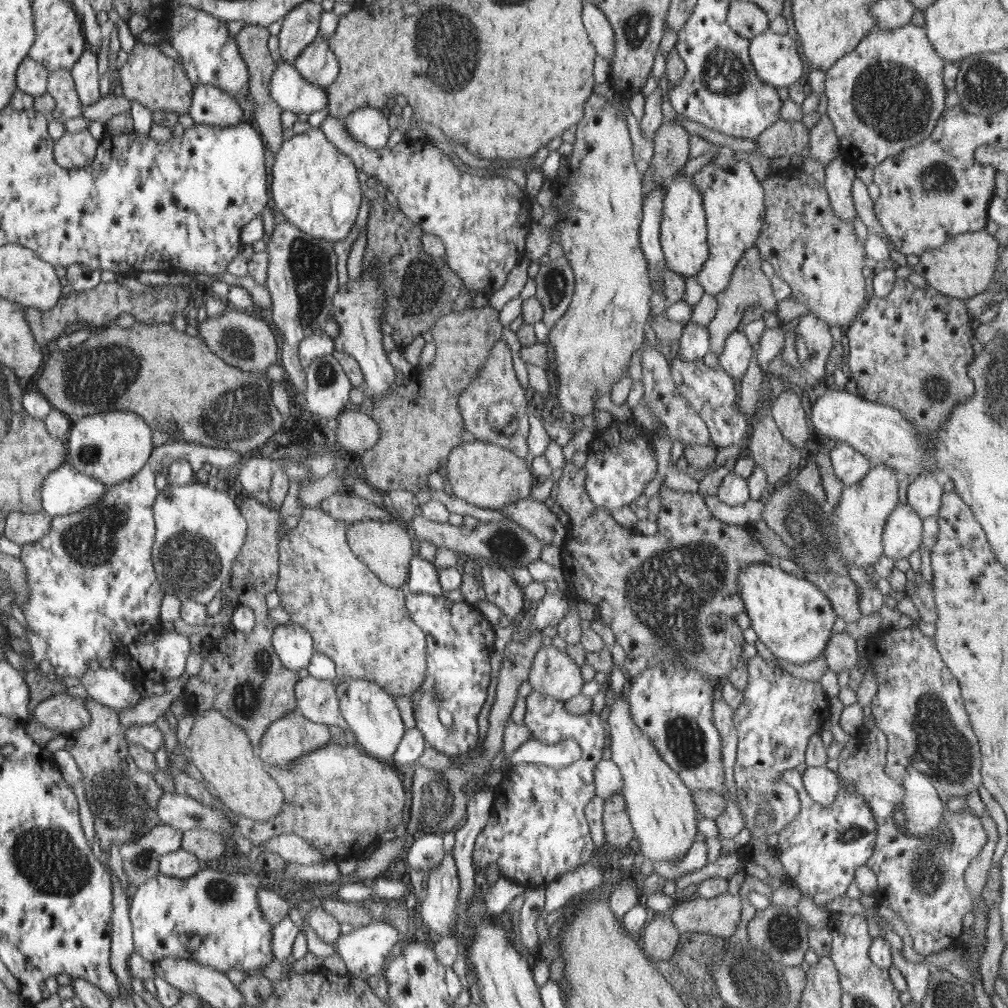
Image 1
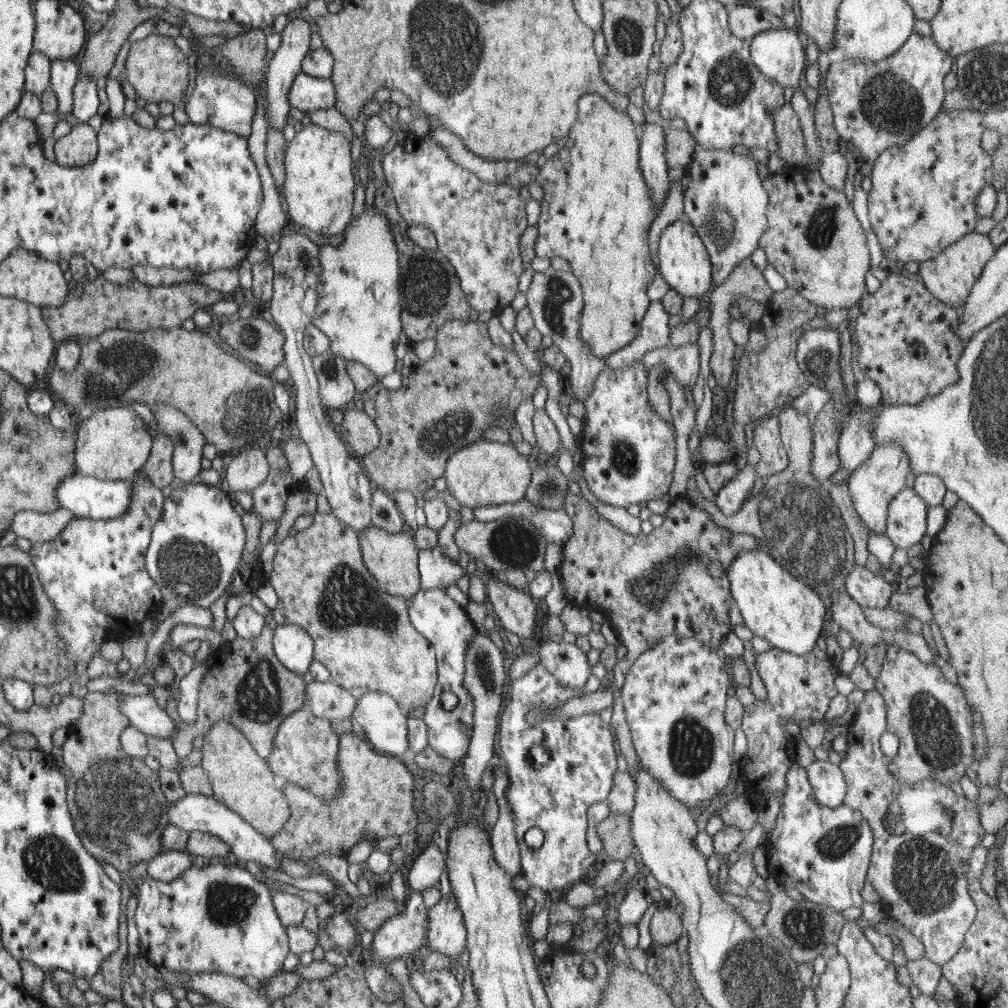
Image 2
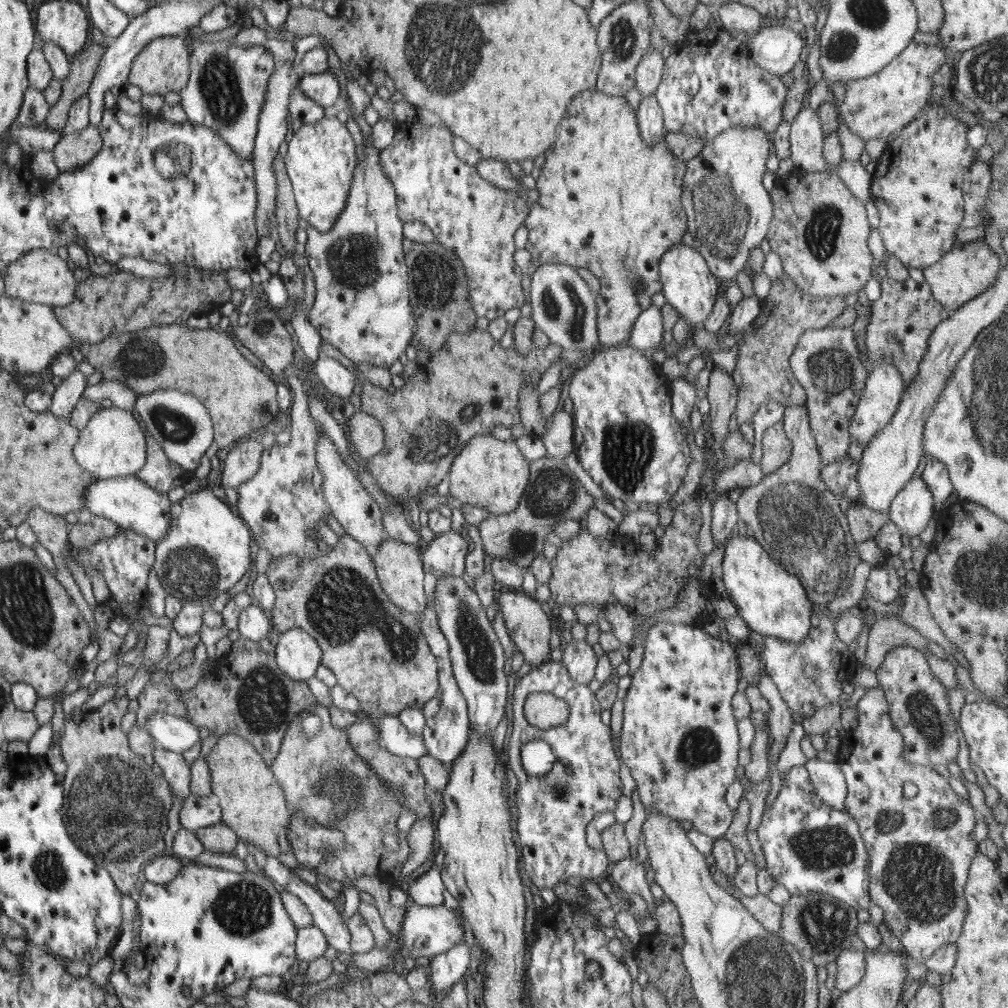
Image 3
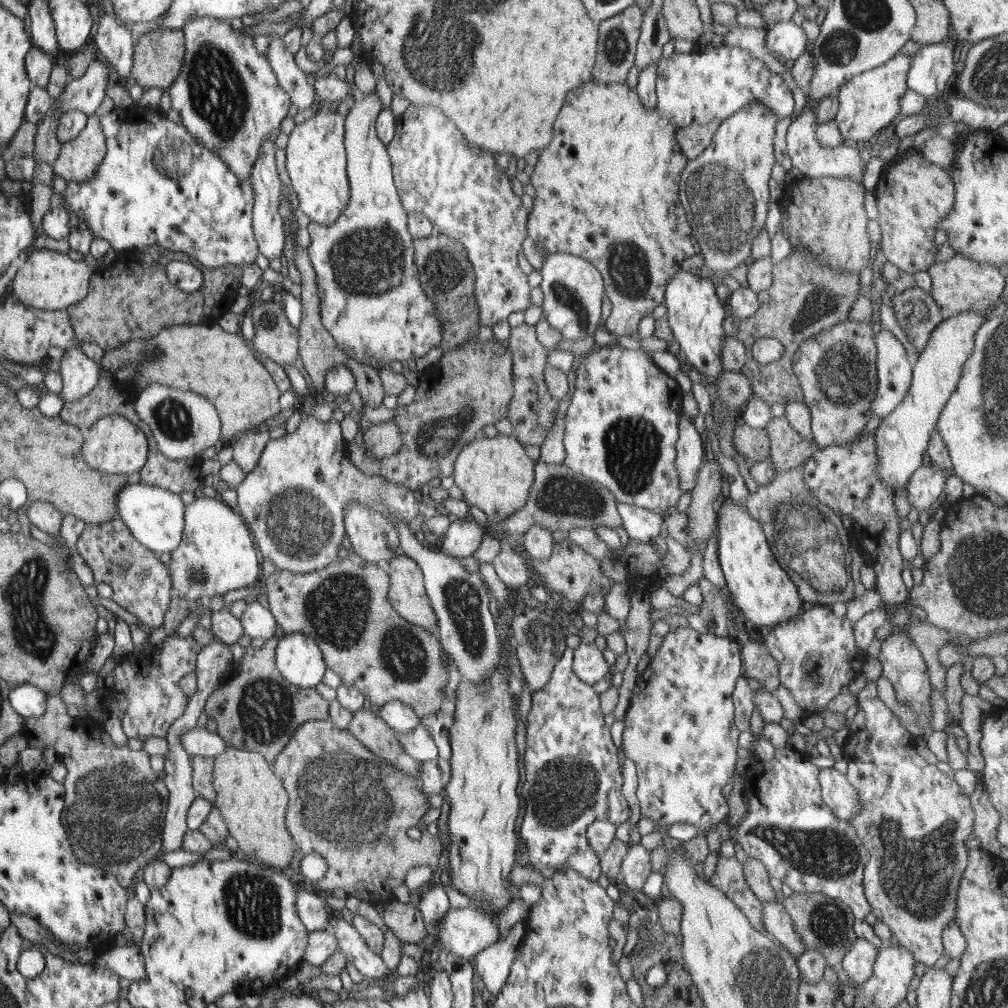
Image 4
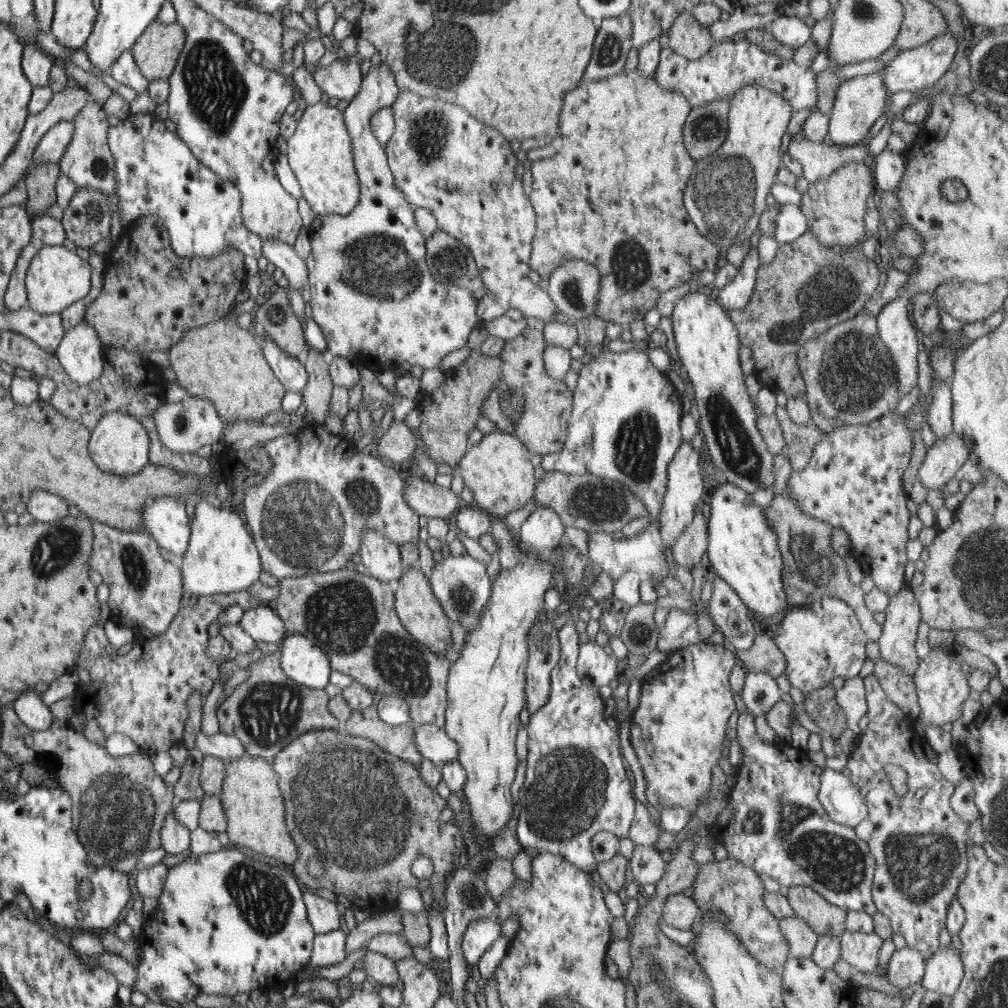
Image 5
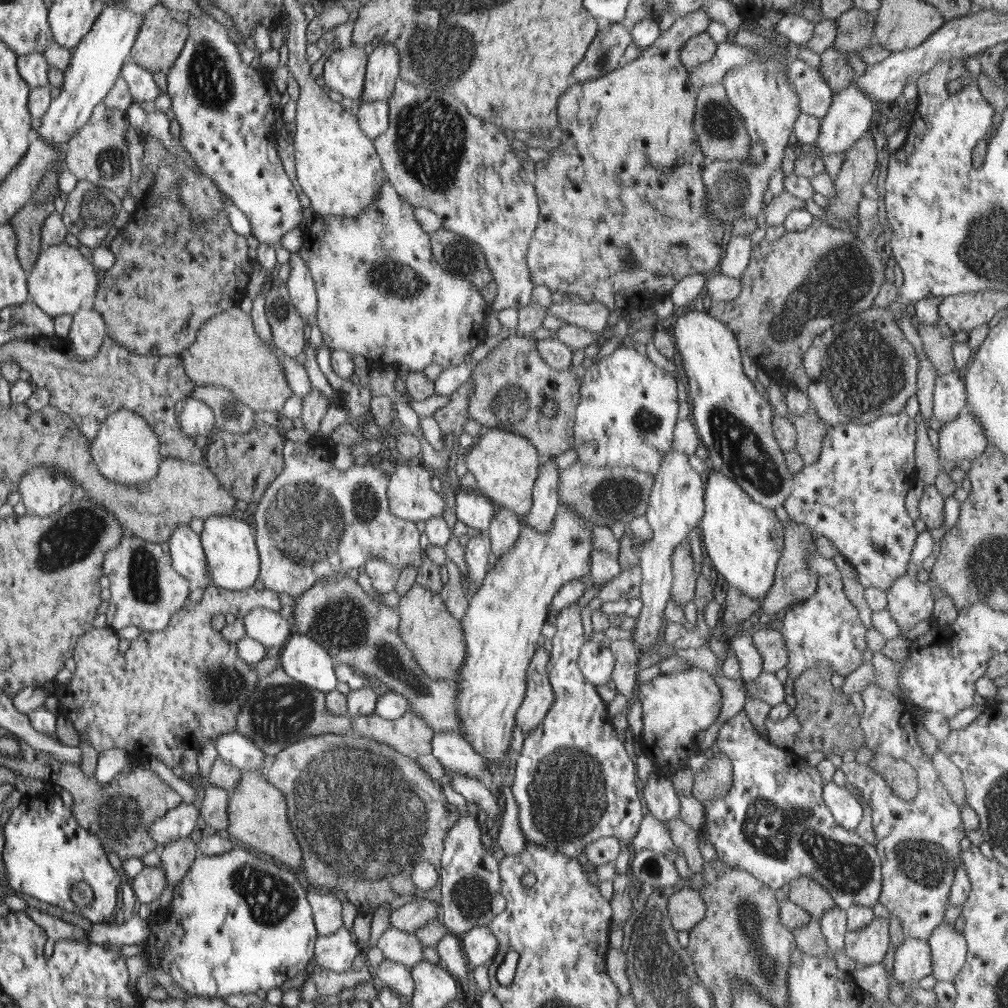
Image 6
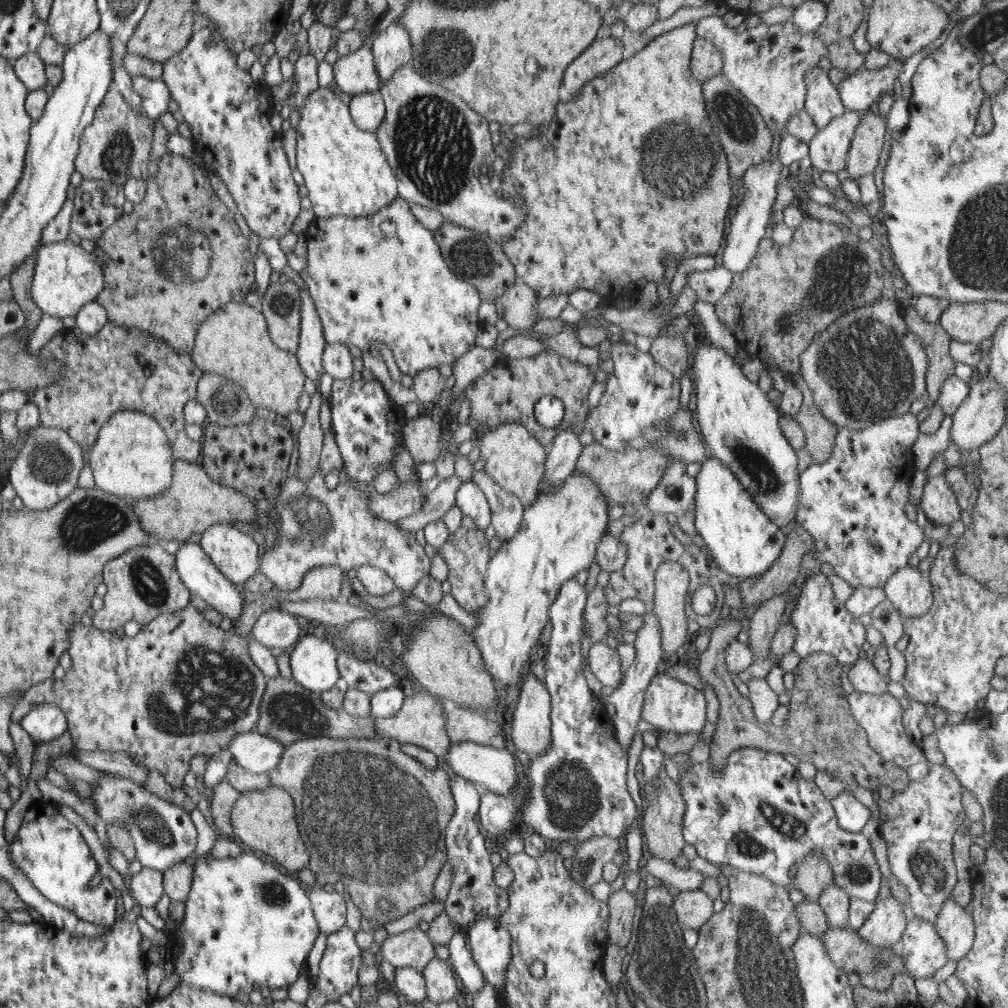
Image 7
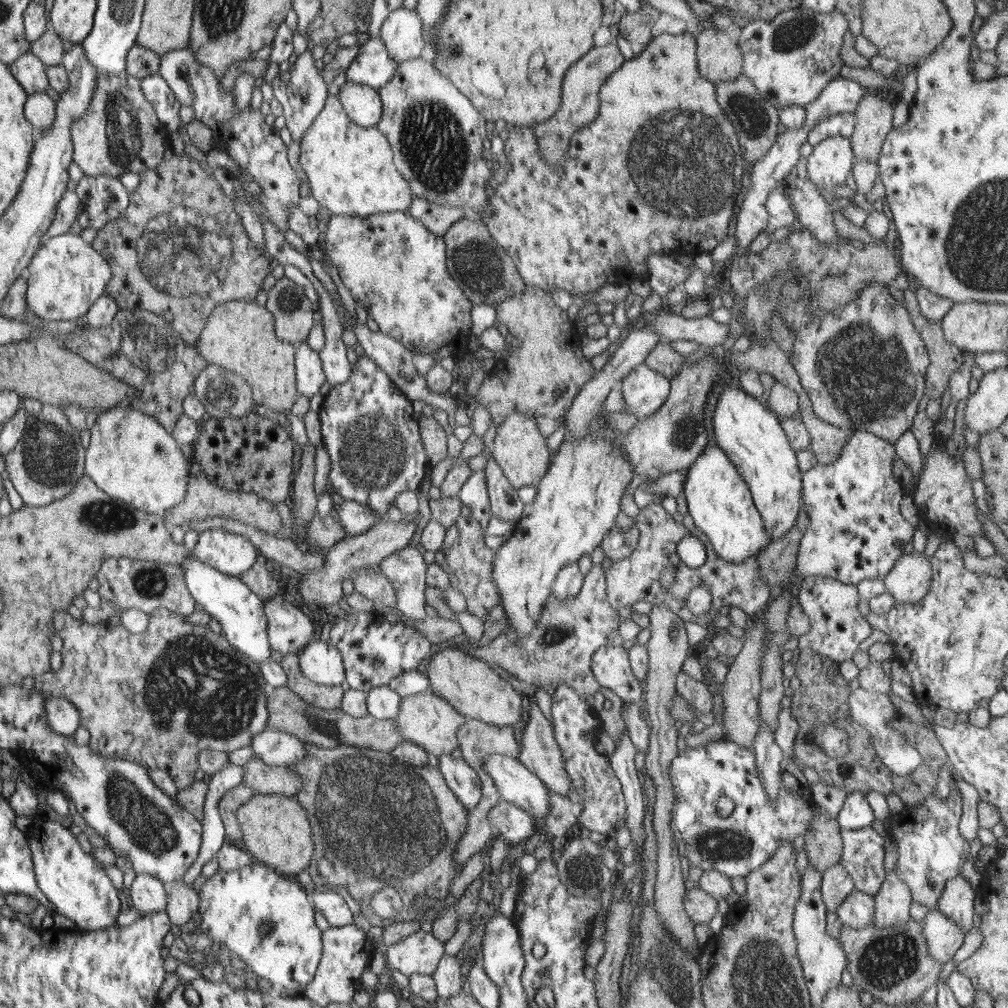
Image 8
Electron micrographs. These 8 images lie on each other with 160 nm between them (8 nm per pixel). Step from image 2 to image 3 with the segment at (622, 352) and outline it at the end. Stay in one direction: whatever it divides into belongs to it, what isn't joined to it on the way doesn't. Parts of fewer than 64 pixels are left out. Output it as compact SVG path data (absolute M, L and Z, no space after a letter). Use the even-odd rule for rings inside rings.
M651 305L638 316L625 346L649 354L663 347L664 331L661 310Z

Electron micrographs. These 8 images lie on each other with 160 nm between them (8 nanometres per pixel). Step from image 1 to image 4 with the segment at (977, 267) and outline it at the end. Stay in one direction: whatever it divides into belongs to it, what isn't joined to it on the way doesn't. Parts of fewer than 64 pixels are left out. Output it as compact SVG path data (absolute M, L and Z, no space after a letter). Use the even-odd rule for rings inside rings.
M956 254L946 262L933 264L927 272L932 277L932 296L945 316L958 315L962 312L985 312L1000 305L999 299L1006 283L997 267L992 264L976 266L970 259Z

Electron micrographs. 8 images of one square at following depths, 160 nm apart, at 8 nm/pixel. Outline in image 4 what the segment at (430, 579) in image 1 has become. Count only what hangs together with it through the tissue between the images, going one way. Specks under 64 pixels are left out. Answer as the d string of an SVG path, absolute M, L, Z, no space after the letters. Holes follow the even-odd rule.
M472 516L460 520L453 518L448 530L439 540L439 551L462 560L472 555L482 543L487 527L476 522Z

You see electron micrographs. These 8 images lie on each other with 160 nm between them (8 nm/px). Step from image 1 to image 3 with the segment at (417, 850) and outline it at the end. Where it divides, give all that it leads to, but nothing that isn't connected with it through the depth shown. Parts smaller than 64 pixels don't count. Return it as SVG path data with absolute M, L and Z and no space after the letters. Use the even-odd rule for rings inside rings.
M434 863L428 865L426 872L418 880L408 885L406 894L409 896L410 902L419 905L442 905L446 890L441 880L441 874Z

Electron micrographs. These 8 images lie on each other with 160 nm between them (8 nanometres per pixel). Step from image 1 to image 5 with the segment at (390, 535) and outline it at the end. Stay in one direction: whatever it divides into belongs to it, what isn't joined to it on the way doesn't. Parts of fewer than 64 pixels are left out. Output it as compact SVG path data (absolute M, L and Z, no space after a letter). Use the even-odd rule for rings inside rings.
M417 565L410 569L405 569L394 586L396 591L394 606L396 607L397 615L409 633L437 655L446 656L446 650L452 643L450 635L452 622L445 613L444 607L433 593L433 589L428 584L428 580L426 580L422 570Z

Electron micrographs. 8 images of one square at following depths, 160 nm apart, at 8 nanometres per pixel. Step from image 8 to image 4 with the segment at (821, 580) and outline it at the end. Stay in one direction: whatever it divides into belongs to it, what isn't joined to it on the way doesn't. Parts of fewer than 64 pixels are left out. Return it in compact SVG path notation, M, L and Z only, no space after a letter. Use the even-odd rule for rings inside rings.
M810 605L793 620L773 627L768 636L762 640L771 656L778 661L779 681L793 694L794 700L804 712L819 712L824 709L828 702L840 693L841 686L848 685L862 673L862 667L869 654L856 645L853 625L854 622L850 622L846 615L840 618L835 616L831 606Z

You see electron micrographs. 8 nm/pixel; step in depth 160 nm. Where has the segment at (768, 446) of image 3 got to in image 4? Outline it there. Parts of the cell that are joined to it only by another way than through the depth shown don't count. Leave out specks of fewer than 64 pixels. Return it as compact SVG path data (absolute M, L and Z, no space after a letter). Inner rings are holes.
M786 417L770 419L765 429L770 438L768 458L773 462L773 468L778 473L804 466L818 448L812 438L806 440L796 432Z

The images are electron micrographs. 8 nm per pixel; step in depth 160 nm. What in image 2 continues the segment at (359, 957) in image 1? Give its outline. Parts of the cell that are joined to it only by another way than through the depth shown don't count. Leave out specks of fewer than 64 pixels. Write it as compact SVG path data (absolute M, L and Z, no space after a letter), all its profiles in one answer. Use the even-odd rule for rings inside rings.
M408 891L405 911L397 911L373 932L373 952L363 949L366 964L384 964L397 956L410 956L415 953L429 932L427 908L420 894Z

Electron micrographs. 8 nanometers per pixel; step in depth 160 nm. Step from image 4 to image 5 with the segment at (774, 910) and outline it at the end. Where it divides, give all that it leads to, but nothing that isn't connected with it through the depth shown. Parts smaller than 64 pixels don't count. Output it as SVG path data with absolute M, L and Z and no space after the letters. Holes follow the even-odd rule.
M796 916L779 919L779 925L787 940L790 957L810 957L818 939L810 925Z

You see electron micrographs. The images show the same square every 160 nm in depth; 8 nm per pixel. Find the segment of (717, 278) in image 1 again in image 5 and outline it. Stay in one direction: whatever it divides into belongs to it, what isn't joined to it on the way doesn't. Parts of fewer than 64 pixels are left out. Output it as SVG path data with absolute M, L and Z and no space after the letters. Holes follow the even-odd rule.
M757 82L740 88L730 100L730 104L725 141L715 153L706 154L704 158L696 161L691 179L684 189L683 198L689 217L698 232L711 240L714 246L718 246L718 250L730 250L731 246L746 242L746 239L756 232L761 214L768 208L766 198L771 193L770 188L776 181L779 166L782 164L780 152L782 136L794 116L787 100Z

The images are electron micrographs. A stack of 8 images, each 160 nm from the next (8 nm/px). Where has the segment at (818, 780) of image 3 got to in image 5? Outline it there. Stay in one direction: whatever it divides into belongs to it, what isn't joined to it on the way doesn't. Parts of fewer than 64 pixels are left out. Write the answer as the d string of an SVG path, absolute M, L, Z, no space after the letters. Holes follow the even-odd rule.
M825 769L820 776L819 802L830 820L853 829L868 815L861 792L841 772Z

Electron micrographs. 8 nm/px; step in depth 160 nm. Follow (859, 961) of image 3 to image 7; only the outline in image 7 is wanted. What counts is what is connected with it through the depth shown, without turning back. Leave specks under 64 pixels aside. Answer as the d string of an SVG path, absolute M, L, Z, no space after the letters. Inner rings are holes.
M891 896L875 902L872 914L856 930L857 933L873 948L888 948L899 944L910 918L908 909L902 910L898 900Z

